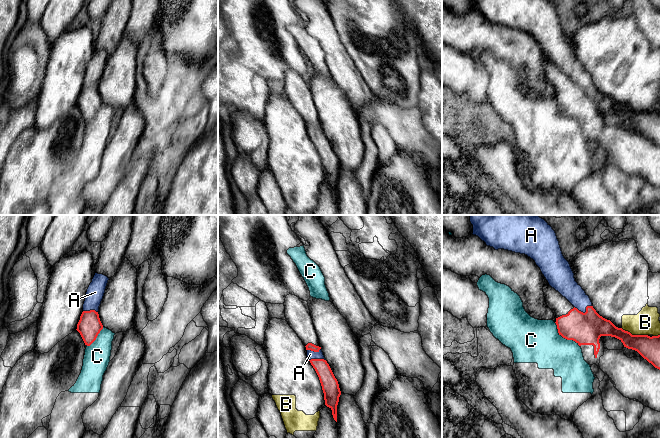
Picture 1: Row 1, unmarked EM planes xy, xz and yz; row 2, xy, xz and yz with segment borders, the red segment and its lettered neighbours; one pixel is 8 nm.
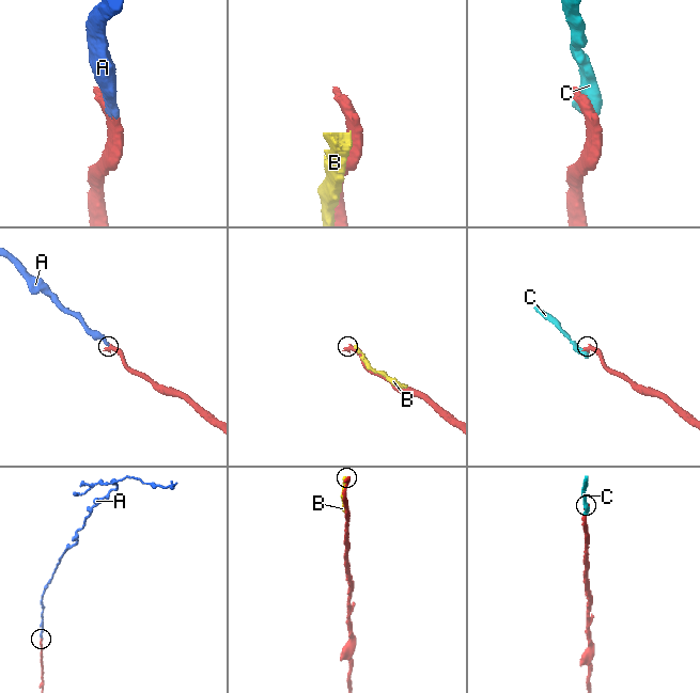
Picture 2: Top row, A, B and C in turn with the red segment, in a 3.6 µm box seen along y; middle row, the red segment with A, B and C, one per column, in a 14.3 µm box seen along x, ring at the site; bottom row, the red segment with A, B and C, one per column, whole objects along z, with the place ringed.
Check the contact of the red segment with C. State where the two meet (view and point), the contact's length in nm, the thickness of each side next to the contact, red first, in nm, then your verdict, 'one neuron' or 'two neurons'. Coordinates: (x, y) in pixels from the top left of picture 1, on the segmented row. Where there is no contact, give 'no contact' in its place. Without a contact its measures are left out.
contact yz (564, 337); length 280 nm; calibres 260 and 360 nm; two neurons

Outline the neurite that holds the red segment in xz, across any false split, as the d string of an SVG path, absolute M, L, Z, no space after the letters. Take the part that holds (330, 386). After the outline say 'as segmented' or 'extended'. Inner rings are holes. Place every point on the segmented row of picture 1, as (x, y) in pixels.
M312 343L306 346L307 357L315 369L324 393L325 405L332 410L334 420L337 422L337 405L341 391L329 364L327 363L321 347Z | extended

